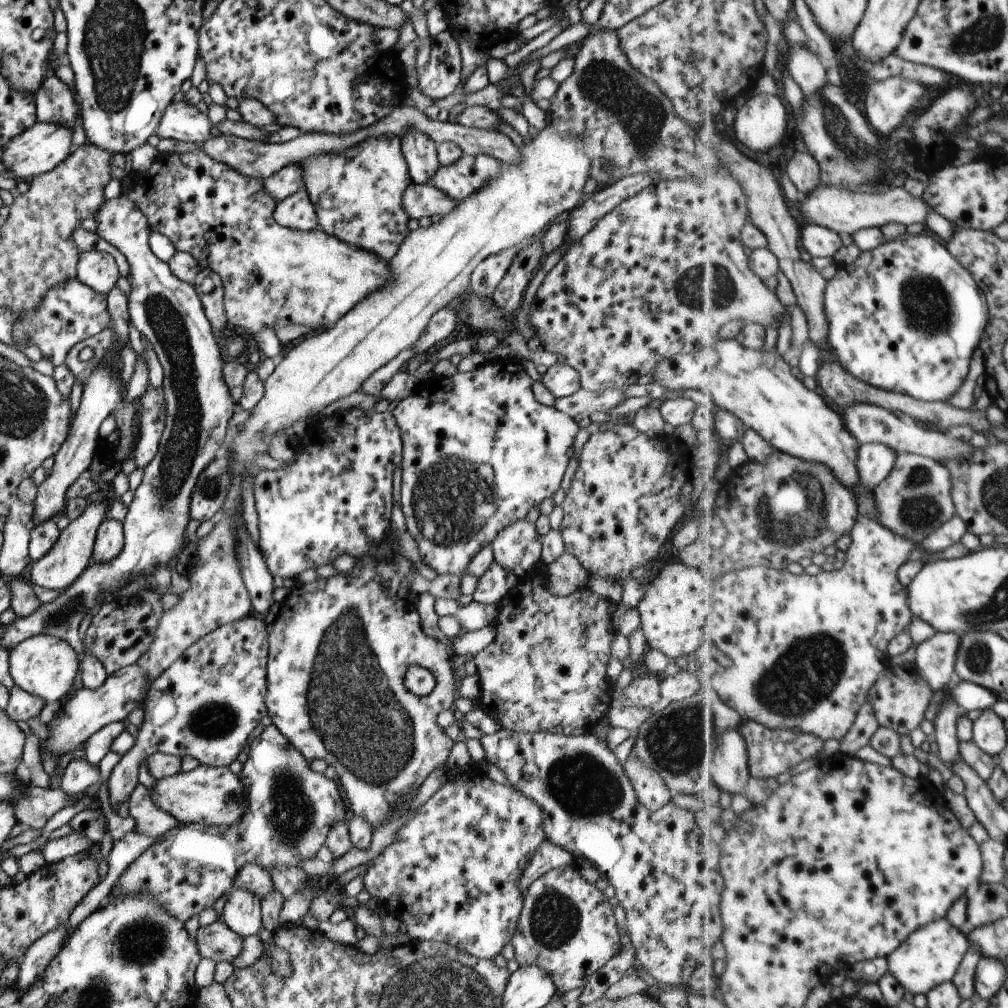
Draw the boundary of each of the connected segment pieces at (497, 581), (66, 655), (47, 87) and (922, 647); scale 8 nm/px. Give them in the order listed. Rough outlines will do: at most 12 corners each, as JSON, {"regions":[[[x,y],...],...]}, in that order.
{"regions":[[[493,561],[478,578],[472,600],[500,603],[517,581]],[[31,636],[8,652],[11,680],[45,704],[77,670],[67,642]],[[51,73],[34,96],[36,122],[73,130],[75,94]],[[937,633],[918,644],[915,664],[933,692],[956,678],[963,633]]]}

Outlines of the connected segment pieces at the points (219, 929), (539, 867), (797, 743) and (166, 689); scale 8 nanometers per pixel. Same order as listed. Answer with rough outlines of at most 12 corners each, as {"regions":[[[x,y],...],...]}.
{"regions":[[[223,921],[198,926],[196,947],[201,959],[231,962],[243,938]],[[544,839],[519,878],[523,895],[535,878],[570,865],[572,854]],[[739,728],[754,778],[776,778],[825,746],[813,734]],[[249,614],[151,683],[110,771],[117,814],[150,754],[228,767],[267,715],[267,629]]]}

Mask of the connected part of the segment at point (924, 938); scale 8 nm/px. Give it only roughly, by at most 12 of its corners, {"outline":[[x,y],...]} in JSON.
{"outline":[[948,918],[913,932],[888,956],[907,992],[954,979],[969,949]]}

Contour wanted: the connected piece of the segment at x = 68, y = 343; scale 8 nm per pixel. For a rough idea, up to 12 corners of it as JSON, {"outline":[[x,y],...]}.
{"outline":[[74,277],[14,316],[15,350],[52,366],[110,326],[106,295]]}

